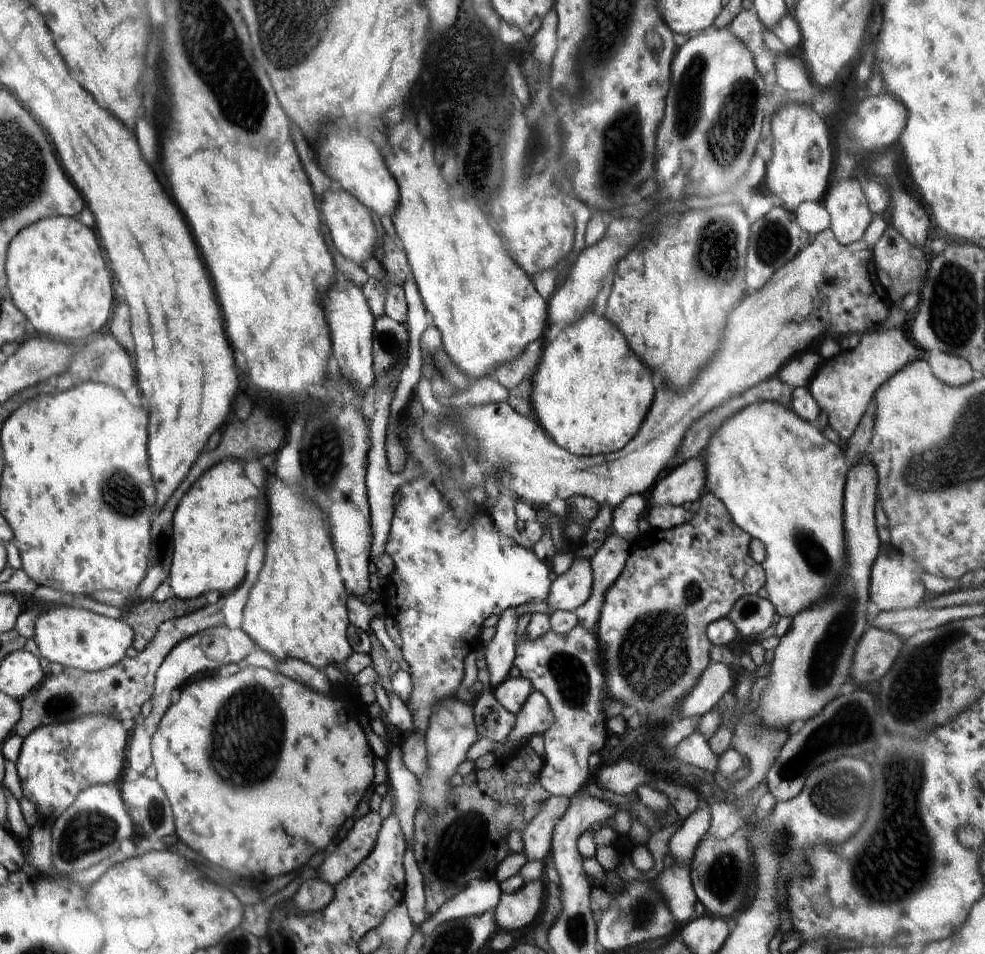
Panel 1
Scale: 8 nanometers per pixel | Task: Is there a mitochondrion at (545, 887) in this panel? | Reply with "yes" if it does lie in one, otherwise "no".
no

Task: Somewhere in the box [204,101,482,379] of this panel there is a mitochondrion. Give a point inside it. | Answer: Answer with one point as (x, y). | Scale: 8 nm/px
(388, 344)

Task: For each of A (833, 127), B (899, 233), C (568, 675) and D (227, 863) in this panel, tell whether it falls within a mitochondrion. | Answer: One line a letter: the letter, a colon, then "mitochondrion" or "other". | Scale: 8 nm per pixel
A: other
B: other
C: mitochondrion
D: other

